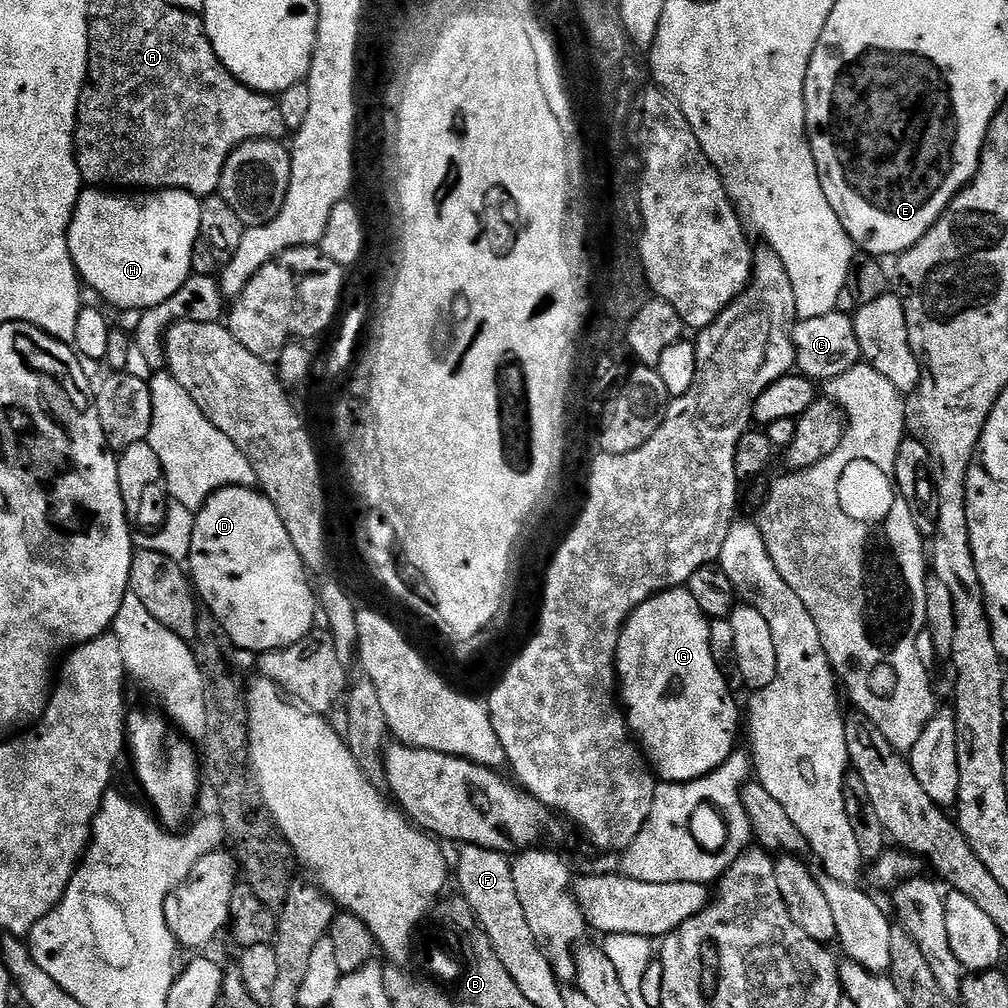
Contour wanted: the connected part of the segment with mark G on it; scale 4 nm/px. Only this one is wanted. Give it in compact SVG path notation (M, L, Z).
M687 587L668 588L664 592L658 592L651 596L642 606L638 606L628 615L628 620L624 623L624 628L620 631L618 638L618 650L616 651L616 674L618 677L618 696L622 701L624 715L628 721L631 735L635 743L642 749L653 773L661 781L670 784L689 784L691 780L702 778L710 774L737 747L736 731L742 728L742 708L736 705L733 689L728 687L728 679L718 670L718 662L714 662L714 654L710 654L710 620L704 615L701 606L693 595L688 592Z

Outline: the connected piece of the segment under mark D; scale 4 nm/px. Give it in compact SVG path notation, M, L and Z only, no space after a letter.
M255 487L251 488L223 488L208 498L200 509L195 513L196 521L194 522L194 538L190 538L190 554L186 561L190 569L190 579L195 587L196 595L202 601L203 607L212 612L222 622L226 634L230 634L233 645L237 649L245 648L248 652L263 654L273 652L279 648L288 648L292 644L302 642L317 627L316 616L318 620L318 596L314 591L314 584L308 581L310 576L309 569L305 568L298 550L294 550L294 542L290 542L290 534L286 534L286 526L282 518L278 518L278 510L264 496L263 492Z

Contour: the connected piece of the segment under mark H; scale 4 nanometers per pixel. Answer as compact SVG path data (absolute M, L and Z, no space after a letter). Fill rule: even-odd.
M96 186L83 189L68 231L76 272L112 308L145 310L173 298L193 275L192 255L200 239L201 197L177 188L121 194Z

